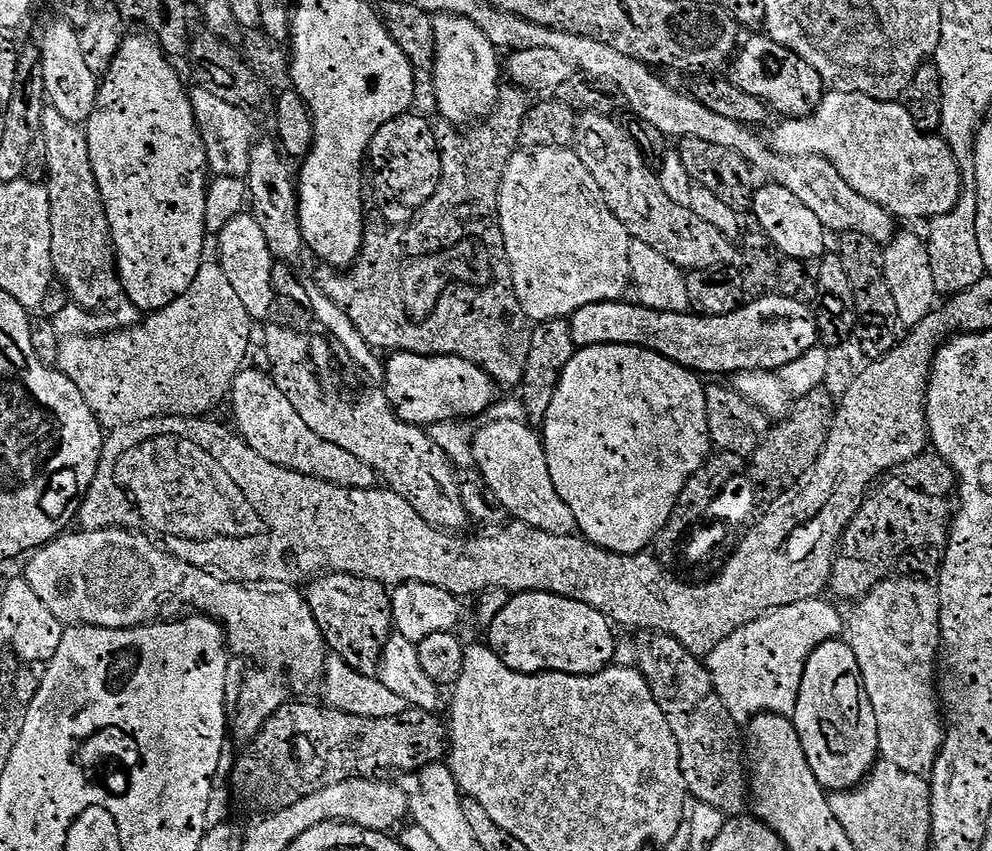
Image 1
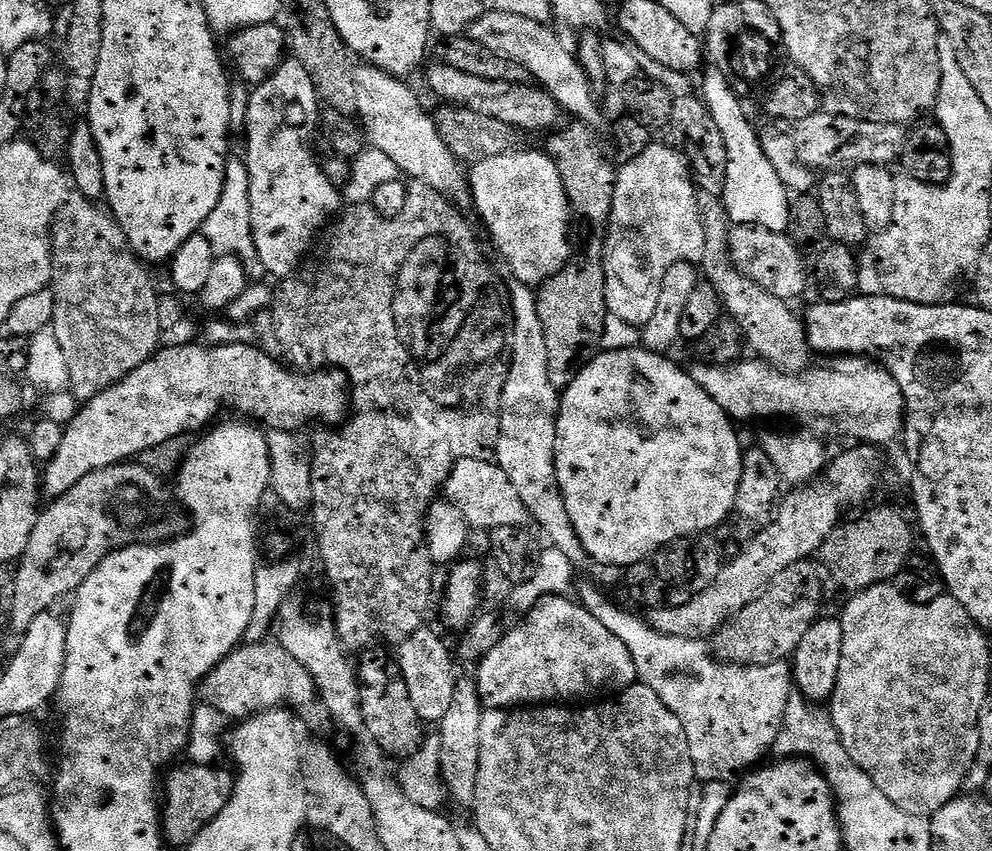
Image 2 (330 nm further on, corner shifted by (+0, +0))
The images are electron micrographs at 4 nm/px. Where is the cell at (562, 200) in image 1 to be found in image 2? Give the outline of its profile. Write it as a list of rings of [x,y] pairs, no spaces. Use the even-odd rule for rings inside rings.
[[[511,150],[498,157],[486,158],[484,161],[473,163],[470,168],[470,196],[474,201],[476,200],[476,208],[480,211],[481,216],[484,218],[485,224],[489,230],[492,231],[492,236],[496,239],[496,244],[500,247],[502,255],[508,259],[508,264],[512,267],[512,272],[516,275],[515,279],[521,284],[529,286],[540,286],[545,281],[551,279],[553,275],[563,271],[565,265],[573,259],[572,253],[572,240],[568,235],[572,232],[572,220],[574,221],[574,205],[568,200],[566,186],[562,180],[562,174],[558,170],[558,166],[552,161],[552,157],[540,152],[518,152],[518,150]]]

